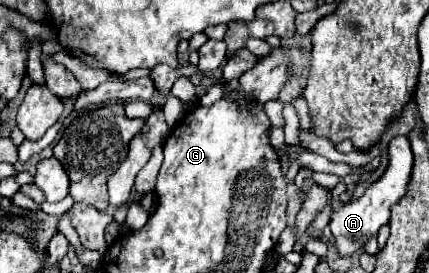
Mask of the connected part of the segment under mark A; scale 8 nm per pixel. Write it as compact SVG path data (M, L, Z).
M395 137L389 143L389 167L387 167L387 171L383 173L383 177L379 181L369 185L369 189L365 191L363 197L355 199L351 203L341 203L339 196L346 191L346 186L339 183L331 190L331 223L329 223L329 229L331 229L339 257L351 257L357 251L363 251L363 247L369 243L369 239L377 237L379 229L389 223L391 205L397 203L407 191L407 183L411 179L411 165L413 165L413 151L411 151L409 139L407 137Z

